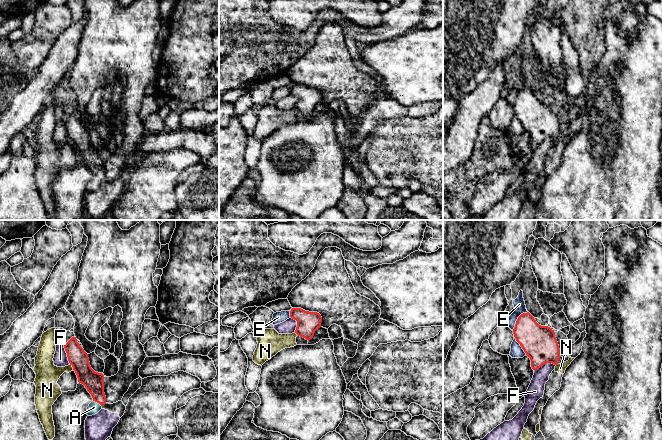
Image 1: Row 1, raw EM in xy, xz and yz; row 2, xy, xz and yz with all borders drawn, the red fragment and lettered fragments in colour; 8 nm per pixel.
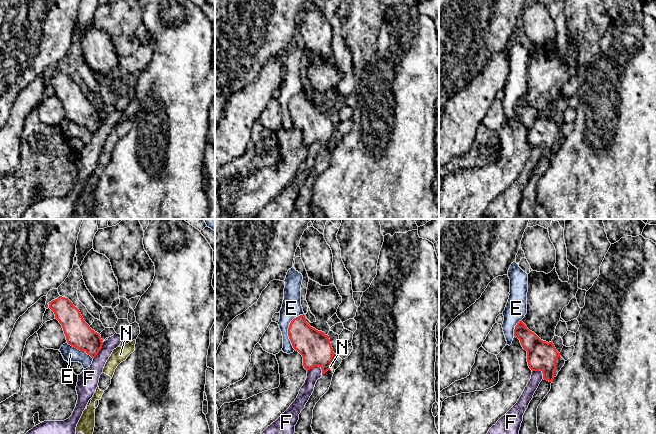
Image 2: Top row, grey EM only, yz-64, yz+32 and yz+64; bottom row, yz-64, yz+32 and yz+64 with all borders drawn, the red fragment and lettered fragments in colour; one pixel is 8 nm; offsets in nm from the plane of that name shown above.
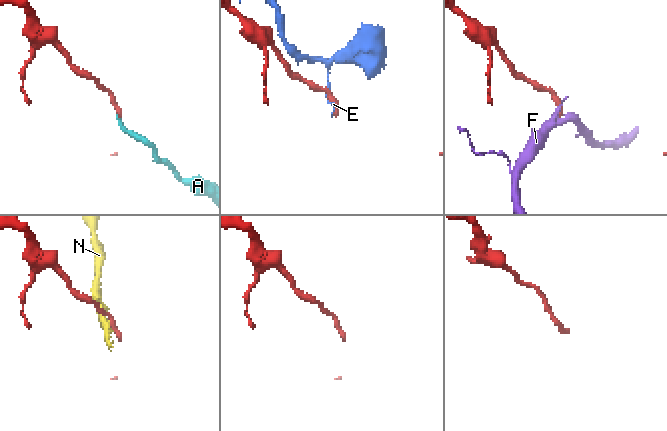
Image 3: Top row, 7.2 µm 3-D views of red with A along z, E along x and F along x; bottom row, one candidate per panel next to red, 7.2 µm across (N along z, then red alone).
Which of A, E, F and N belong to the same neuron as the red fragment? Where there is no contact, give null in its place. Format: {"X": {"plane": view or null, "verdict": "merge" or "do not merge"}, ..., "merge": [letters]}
{"A": {"plane": "xy", "verdict": "merge"}, "E": {"plane": "yz", "verdict": "do not merge"}, "F": {"plane": "yz", "verdict": "do not merge"}, "N": {"plane": "xy", "verdict": "do not merge"}, "merge": ["A"]}

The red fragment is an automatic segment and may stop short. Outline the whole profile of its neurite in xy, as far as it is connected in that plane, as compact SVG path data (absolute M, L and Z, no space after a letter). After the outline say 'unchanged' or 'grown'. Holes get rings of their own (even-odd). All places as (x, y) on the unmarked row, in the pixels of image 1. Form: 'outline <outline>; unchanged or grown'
outline M72 113L64 120L64 124L67 129L68 137L77 151L78 158L85 162L93 174L93 177L87 183L87 191L95 191L106 179L104 151L95 148L91 144L88 130L77 118L76 113Z; grown

